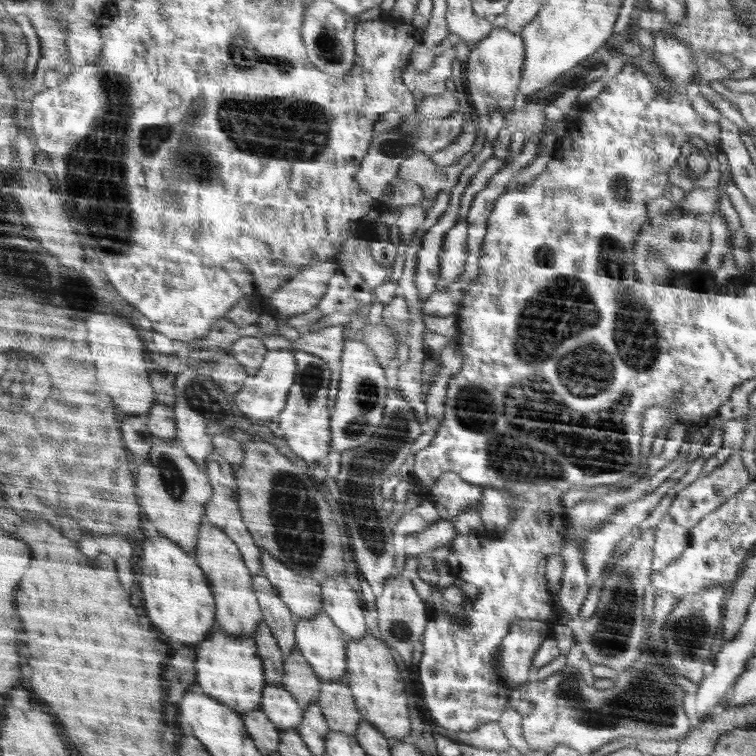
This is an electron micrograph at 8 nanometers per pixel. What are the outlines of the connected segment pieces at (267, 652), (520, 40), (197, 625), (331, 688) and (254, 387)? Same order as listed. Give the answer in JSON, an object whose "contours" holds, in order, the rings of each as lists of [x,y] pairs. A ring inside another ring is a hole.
{"contours":[[[[263,621],[258,624],[252,637],[257,643],[258,655],[265,664],[265,680],[277,687],[283,687],[285,657],[277,645],[277,640]]],[[[495,28],[494,32],[490,32],[484,39],[478,41],[478,44],[471,46],[467,60],[465,91],[469,93],[470,104],[481,120],[490,118],[494,110],[506,114],[516,106],[525,59],[524,37],[521,33],[510,32],[508,28]]],[[[159,532],[157,536],[146,535],[140,560],[142,574],[138,580],[156,626],[190,648],[210,638],[217,628],[216,598],[196,557]]],[[[321,682],[316,703],[321,708],[330,731],[352,737],[357,735],[364,717],[357,708],[356,698],[349,685],[344,682]]],[[[294,349],[266,351],[263,355],[263,363],[254,376],[248,376],[244,381],[244,388],[234,396],[238,410],[242,410],[248,418],[256,420],[254,424],[268,426],[274,416],[280,414],[286,400],[289,398],[289,391],[296,382],[297,359]]]]}

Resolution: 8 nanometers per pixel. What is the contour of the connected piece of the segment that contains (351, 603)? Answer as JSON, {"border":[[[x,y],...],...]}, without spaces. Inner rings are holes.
{"border":[[[345,576],[321,582],[323,612],[340,628],[349,640],[360,640],[370,634],[364,607],[358,593],[350,587]]]}

